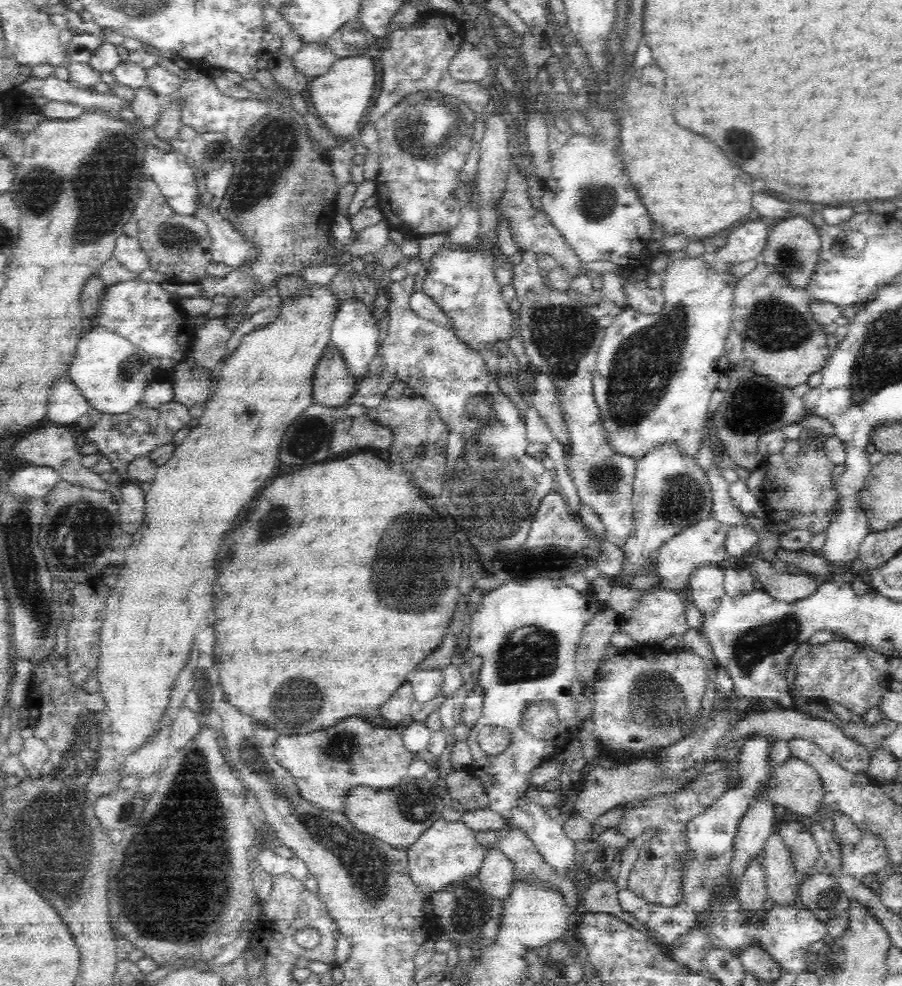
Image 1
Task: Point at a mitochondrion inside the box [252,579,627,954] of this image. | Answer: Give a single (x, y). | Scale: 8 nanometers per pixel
(530, 654)

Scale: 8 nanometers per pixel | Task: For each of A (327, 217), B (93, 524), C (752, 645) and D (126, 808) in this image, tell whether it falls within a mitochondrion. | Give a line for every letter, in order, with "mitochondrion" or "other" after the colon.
A: other
B: mitochondrion
C: mitochondrion
D: mitochondrion

